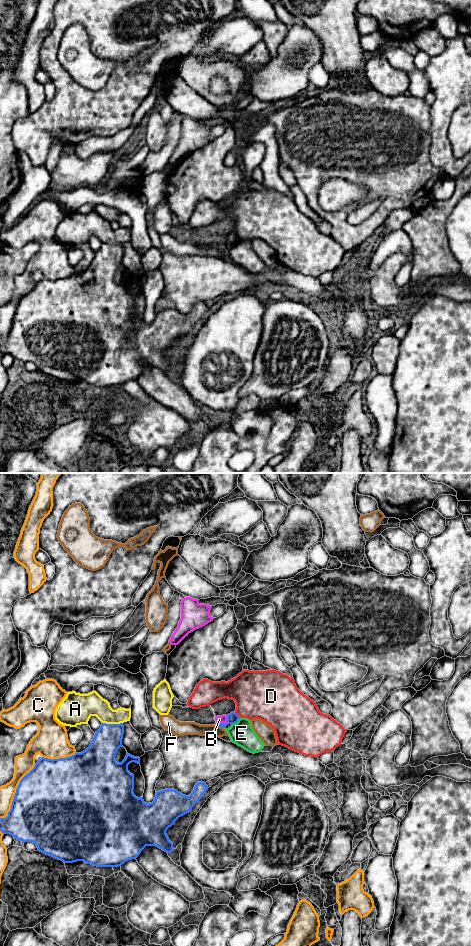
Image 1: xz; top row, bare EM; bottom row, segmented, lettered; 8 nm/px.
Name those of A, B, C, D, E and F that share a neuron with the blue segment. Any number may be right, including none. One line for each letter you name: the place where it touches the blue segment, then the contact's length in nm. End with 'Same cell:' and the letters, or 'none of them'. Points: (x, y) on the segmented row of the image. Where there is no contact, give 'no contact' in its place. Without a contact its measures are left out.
Same cell: none of them

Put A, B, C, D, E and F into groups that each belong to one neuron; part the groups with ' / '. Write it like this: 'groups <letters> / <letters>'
groups A / B / C / D / E / F

